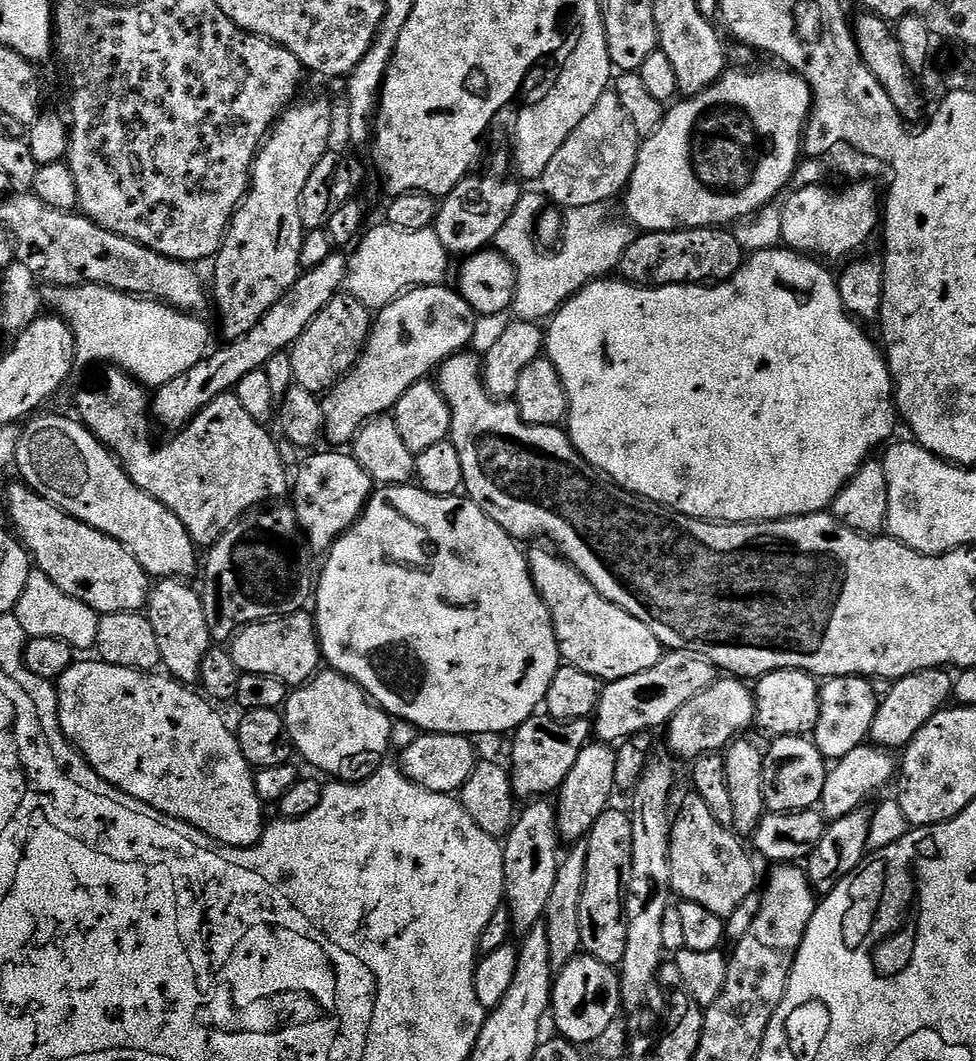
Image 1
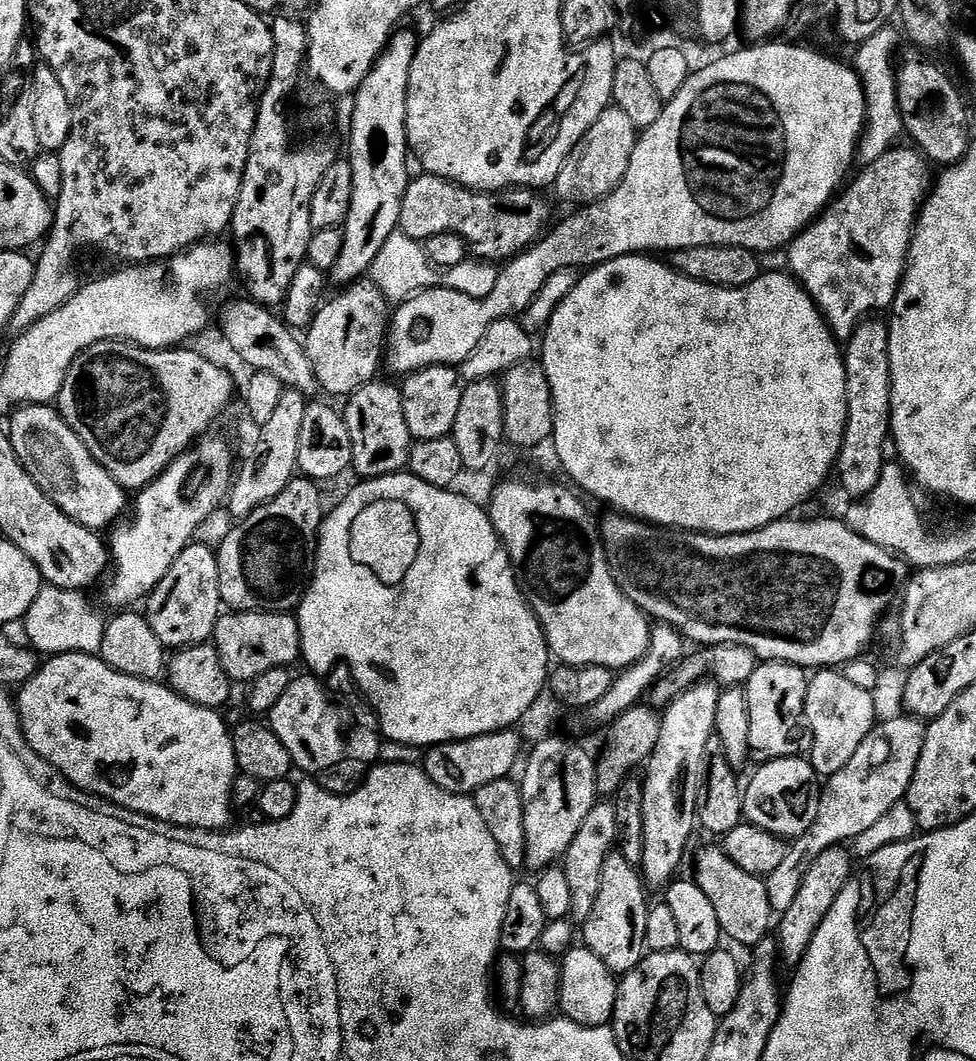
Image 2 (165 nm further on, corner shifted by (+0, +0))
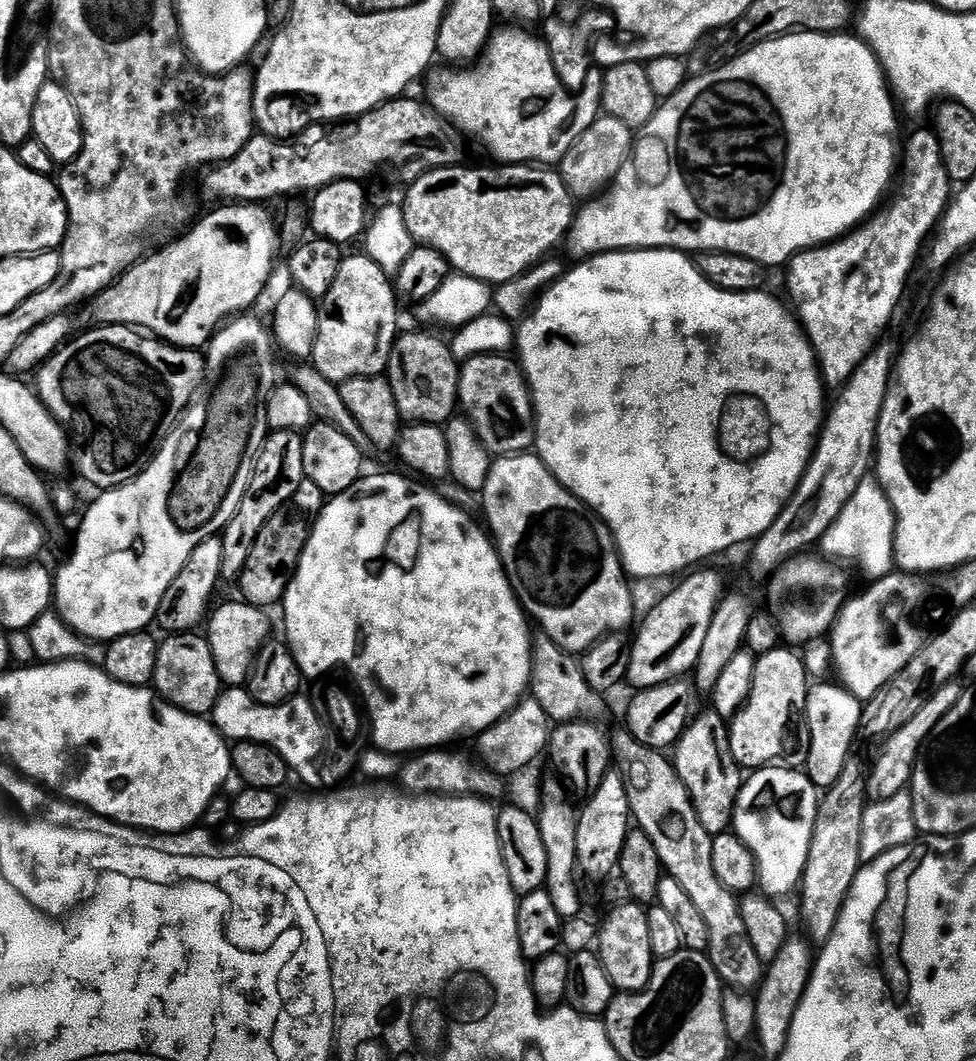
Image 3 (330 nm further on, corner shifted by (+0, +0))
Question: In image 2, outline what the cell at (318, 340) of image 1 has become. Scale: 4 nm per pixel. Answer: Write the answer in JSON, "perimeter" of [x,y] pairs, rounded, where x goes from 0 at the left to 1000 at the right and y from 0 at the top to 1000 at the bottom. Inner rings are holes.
{"perimeter":[[[380,263],[358,268],[340,284],[329,286],[324,299],[314,310],[310,326],[329,367],[340,373],[356,375],[373,362],[386,357],[385,350],[395,336],[395,318],[400,308],[400,287]]]}

